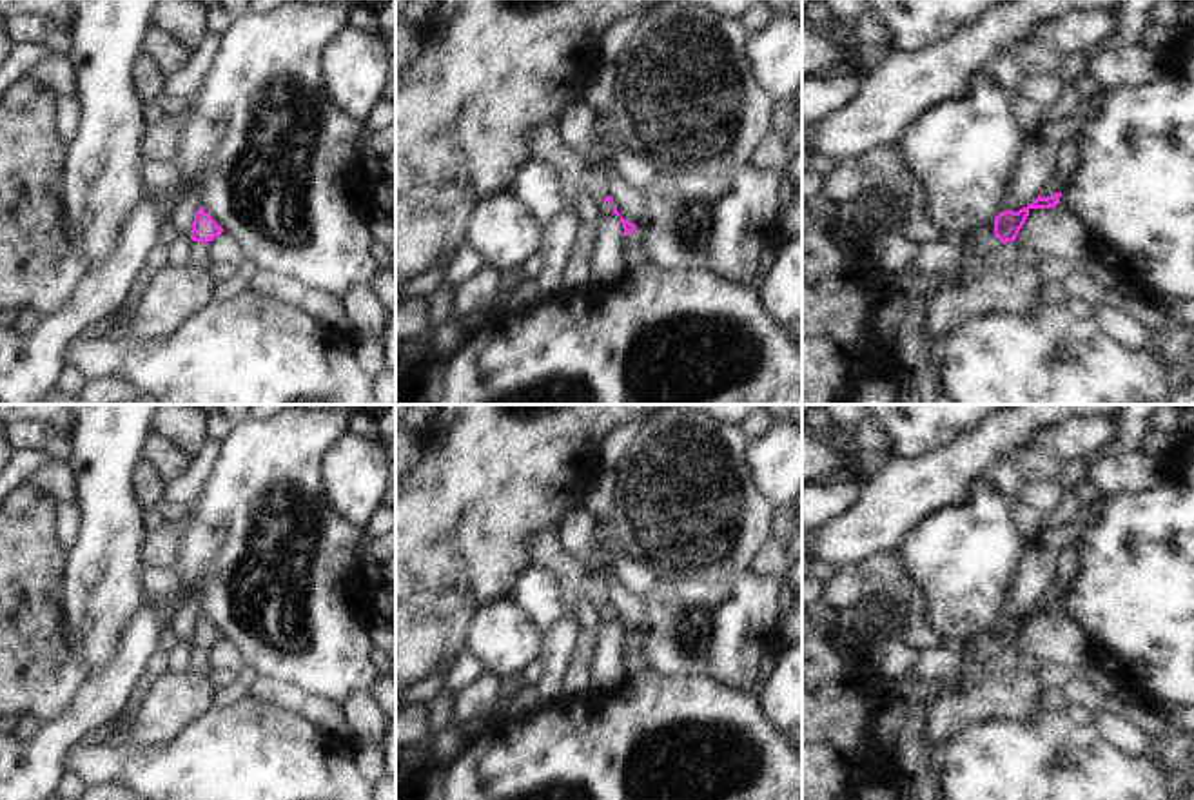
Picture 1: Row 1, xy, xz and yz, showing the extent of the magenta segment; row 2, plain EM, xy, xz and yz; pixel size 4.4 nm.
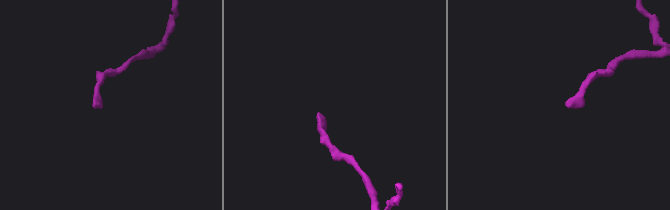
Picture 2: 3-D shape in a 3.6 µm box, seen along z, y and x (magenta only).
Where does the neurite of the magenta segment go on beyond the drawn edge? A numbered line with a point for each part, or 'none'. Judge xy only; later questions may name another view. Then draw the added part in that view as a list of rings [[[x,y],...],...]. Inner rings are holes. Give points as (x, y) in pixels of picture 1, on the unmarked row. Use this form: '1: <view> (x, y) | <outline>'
1: xy (198, 659) | [[[192,648],[187,659],[187,669],[209,677],[212,668],[209,666],[209,651]]]

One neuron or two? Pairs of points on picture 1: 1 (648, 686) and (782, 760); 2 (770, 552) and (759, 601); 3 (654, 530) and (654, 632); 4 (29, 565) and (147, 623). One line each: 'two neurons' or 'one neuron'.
1: one neuron
2: two neurons
3: two neurons
4: two neurons

